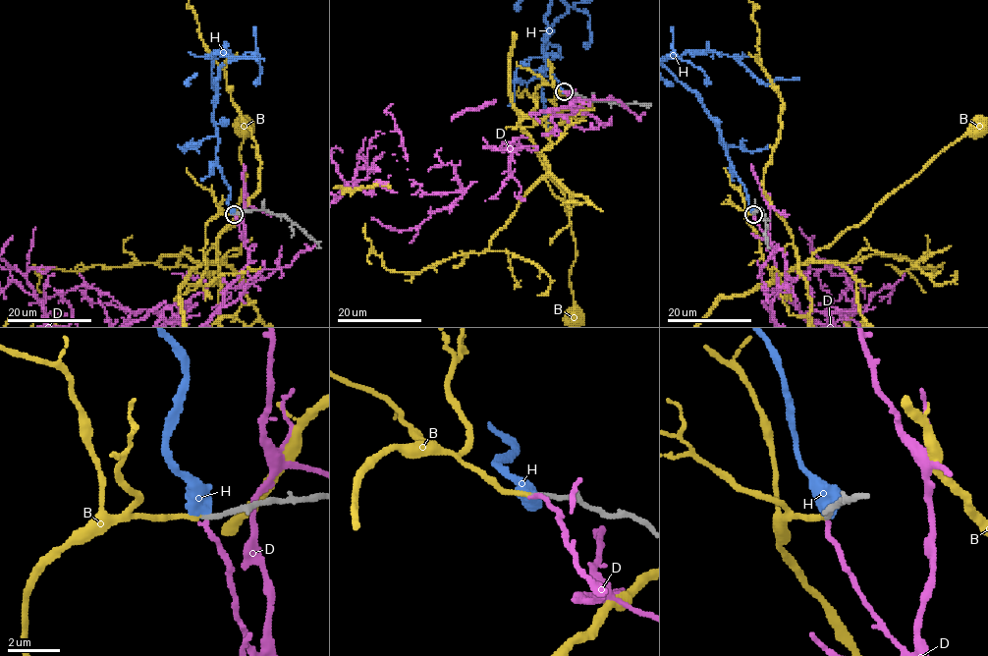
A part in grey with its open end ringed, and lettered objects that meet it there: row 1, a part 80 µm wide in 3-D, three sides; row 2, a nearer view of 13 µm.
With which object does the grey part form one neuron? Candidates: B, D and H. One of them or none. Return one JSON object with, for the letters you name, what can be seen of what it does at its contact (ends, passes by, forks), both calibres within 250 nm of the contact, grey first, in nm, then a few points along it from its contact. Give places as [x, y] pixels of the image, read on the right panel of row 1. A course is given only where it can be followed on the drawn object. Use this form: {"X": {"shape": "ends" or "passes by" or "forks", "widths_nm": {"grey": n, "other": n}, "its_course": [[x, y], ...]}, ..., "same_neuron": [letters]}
{"B": {"shape": "ends", "widths_nm": {"grey": 200, "other": 170}, "its_course": [[753, 213], [746, 219], [778, 284], [771, 281], [778, 275], [793, 270], [829, 246], [978, 124]]}, "same_neuron": ["B"]}

